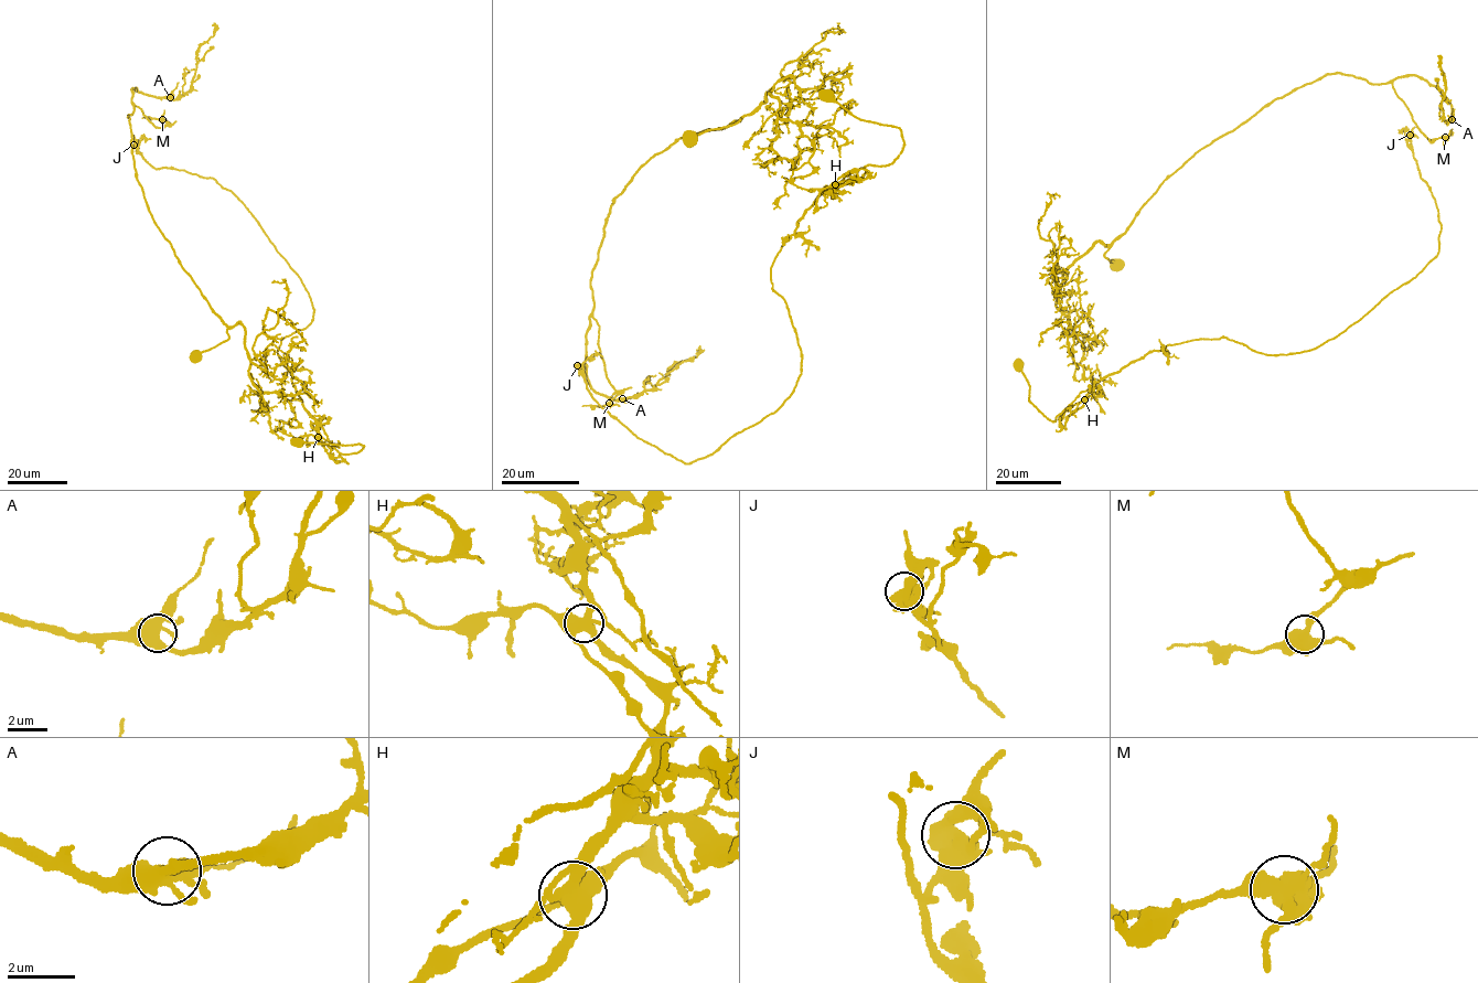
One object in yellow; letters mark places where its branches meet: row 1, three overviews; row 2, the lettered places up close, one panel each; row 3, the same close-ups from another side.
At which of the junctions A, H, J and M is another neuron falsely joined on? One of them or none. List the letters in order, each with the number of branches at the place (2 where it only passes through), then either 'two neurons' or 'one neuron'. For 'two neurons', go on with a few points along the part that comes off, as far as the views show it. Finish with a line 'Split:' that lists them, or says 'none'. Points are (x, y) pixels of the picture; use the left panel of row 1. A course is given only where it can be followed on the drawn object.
A: branches 5; one neuron
H: branches 5; two neurons; course (318, 437), (277, 352), (313, 318), (301, 280), (229, 190), (142, 157), (139, 140), (150, 139)
J: branches 5; one neuron
M: branches 5; one neuron
Split: H

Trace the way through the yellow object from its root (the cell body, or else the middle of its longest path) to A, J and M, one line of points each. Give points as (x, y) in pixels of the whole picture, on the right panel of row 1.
A: (1115, 266), (1104, 253), (1166, 179), (1275, 99), (1328, 74), (1379, 85), (1418, 76), (1445, 95), (1452, 119)
J: (1115, 266), (1098, 241), (1057, 299), (1085, 398), (1191, 340), (1314, 350), (1438, 253), (1410, 135)
M: (1115, 266), (1104, 253), (1166, 179), (1275, 99), (1328, 74), (1391, 83), (1422, 132), (1430, 139), (1445, 137)

